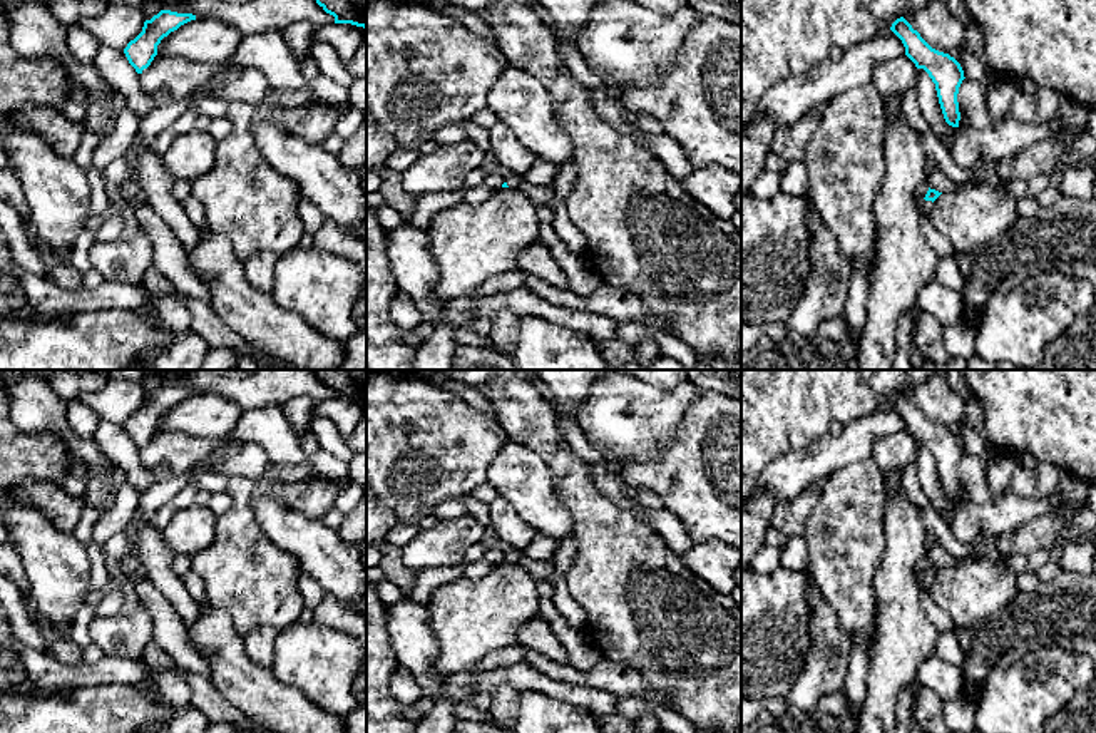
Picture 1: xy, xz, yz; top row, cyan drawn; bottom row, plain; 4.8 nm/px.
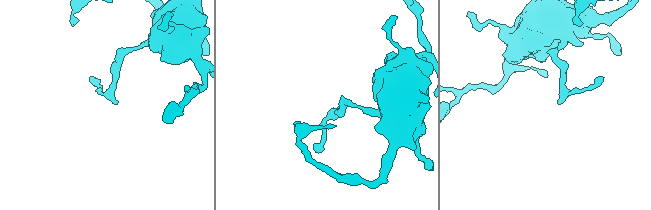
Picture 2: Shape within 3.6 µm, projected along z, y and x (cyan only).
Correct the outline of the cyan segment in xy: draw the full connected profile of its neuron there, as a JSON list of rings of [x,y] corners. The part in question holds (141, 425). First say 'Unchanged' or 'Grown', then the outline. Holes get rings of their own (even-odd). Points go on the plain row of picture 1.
Unchanged. [[[161,385],[151,395],[146,395],[142,407],[124,423],[124,428],[136,447],[142,449],[142,445],[151,440],[157,430],[157,420],[164,412],[191,395],[196,395],[196,390],[171,385]]]

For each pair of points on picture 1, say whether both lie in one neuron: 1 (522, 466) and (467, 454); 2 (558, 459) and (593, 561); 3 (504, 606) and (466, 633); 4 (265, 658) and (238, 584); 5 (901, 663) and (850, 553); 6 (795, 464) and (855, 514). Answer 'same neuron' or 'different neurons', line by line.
1: different neurons
2: same neuron
3: same neuron
4: different neurons
5: different neurons
6: different neurons

